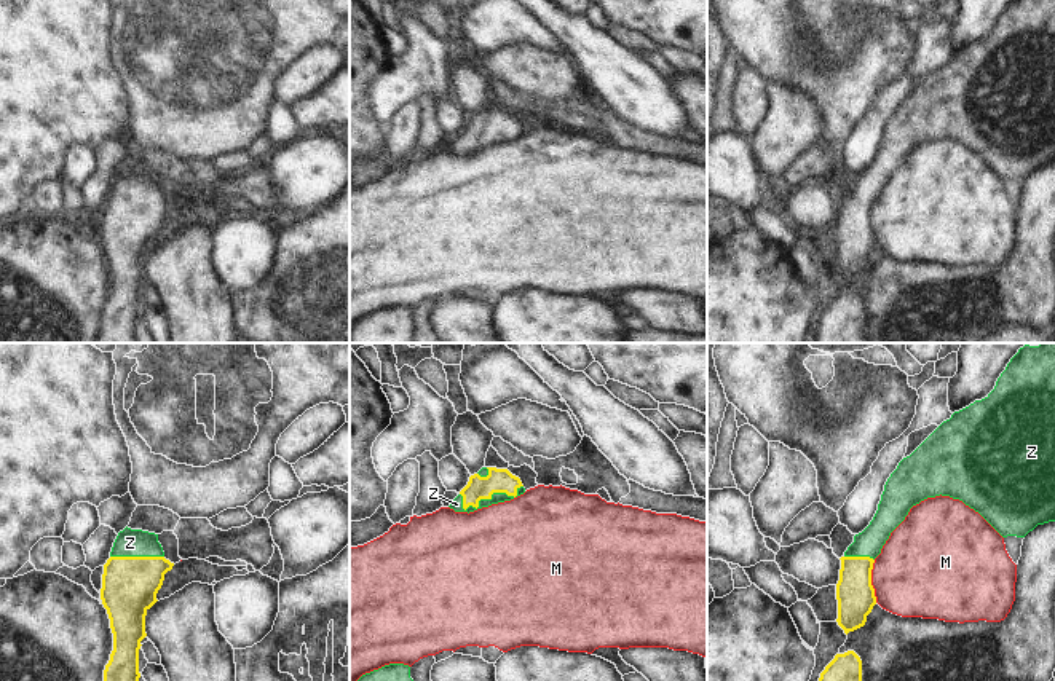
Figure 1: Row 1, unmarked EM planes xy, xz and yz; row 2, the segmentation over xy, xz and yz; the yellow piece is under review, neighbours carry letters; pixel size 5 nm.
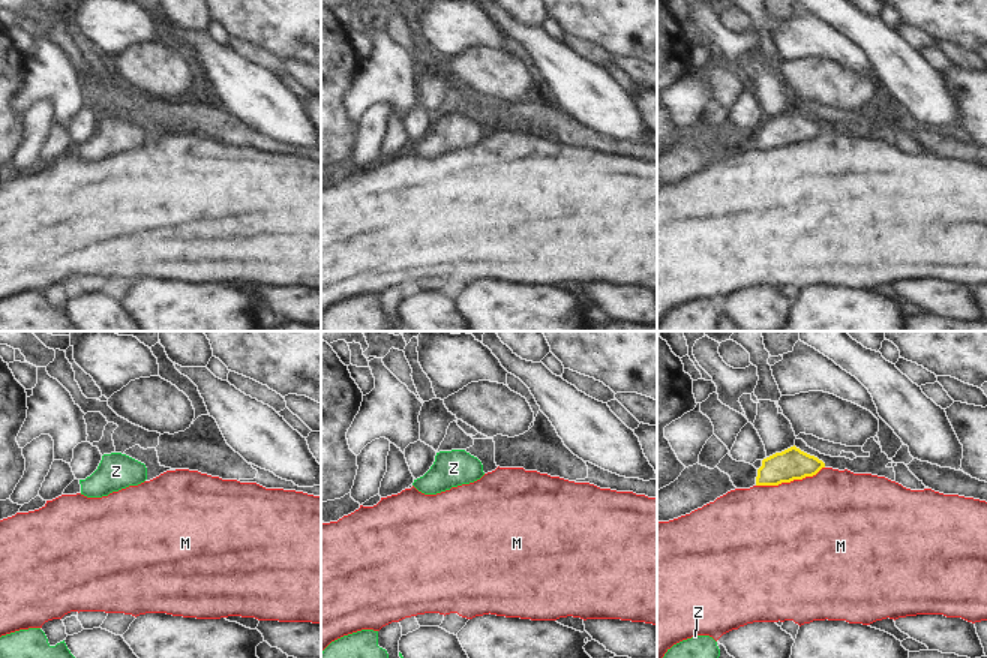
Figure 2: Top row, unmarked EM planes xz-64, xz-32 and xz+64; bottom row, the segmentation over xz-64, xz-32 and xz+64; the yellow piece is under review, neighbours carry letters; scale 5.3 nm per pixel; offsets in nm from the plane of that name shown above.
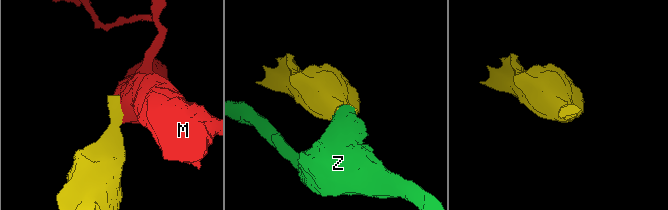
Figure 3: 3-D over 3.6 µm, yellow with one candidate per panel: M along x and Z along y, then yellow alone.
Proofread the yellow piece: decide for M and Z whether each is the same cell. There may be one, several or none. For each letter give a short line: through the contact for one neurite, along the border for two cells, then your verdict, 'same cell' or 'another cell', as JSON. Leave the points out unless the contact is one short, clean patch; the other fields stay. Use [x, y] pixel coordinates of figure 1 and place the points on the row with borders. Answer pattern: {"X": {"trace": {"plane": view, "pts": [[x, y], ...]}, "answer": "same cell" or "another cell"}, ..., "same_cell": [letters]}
{"M": {"answer": "another cell"}, "Z": {"trace": {"plane": "xz", "pts": [[498, 480], [492, 493], [476, 507], [457, 504]]}, "answer": "same cell"}, "same_cell": ["Z"]}

